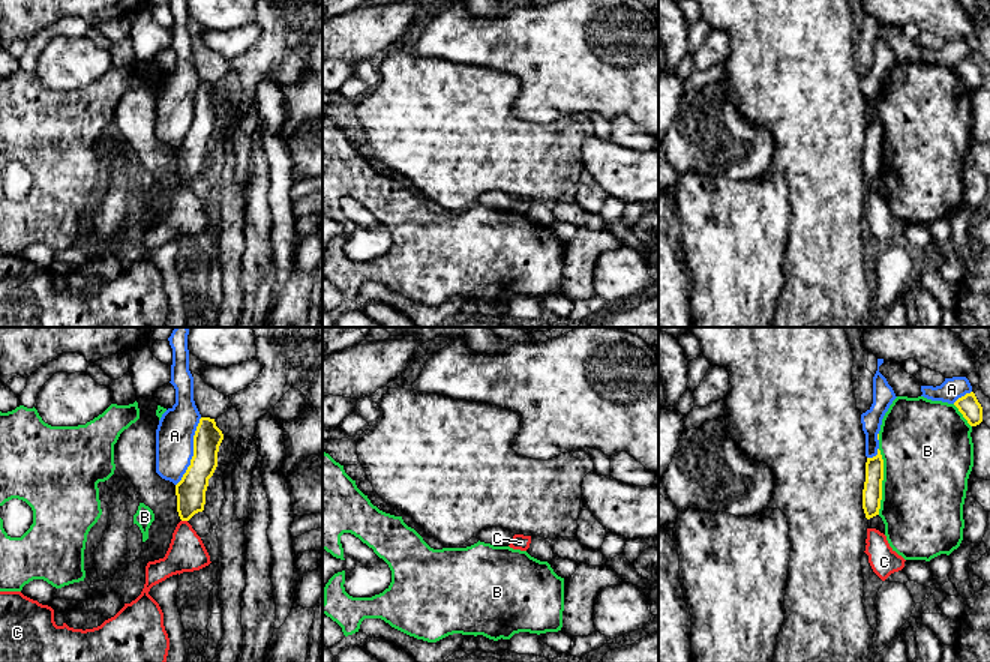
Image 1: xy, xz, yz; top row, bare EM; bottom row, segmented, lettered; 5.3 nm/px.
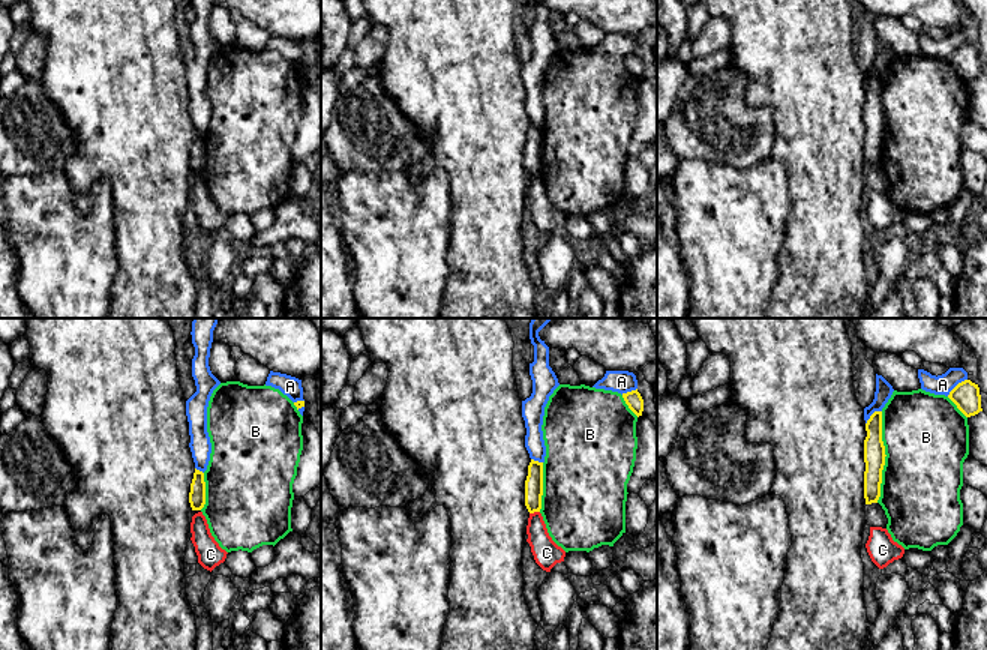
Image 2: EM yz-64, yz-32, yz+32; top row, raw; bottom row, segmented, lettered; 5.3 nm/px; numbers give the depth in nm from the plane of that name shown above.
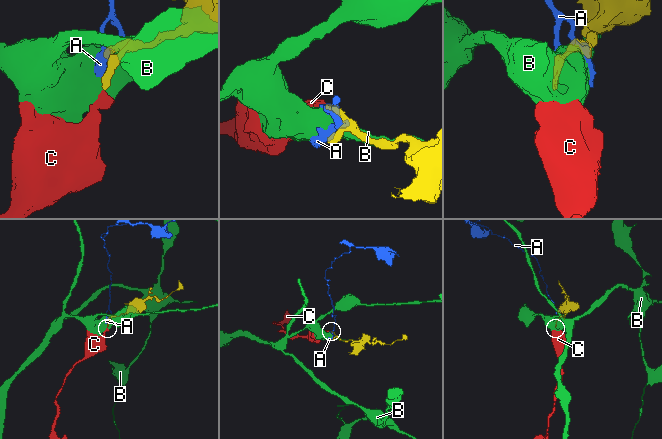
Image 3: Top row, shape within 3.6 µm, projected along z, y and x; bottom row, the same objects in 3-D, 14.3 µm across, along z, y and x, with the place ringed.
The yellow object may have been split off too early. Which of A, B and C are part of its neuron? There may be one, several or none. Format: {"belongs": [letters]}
{"belongs": []}

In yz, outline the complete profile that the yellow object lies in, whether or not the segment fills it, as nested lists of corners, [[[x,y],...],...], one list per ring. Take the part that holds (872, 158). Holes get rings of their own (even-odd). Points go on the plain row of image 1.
[[[880,114],[866,126],[866,146],[862,153],[862,173],[866,182],[870,183],[879,179],[882,164],[882,144],[884,144],[884,123]]]

